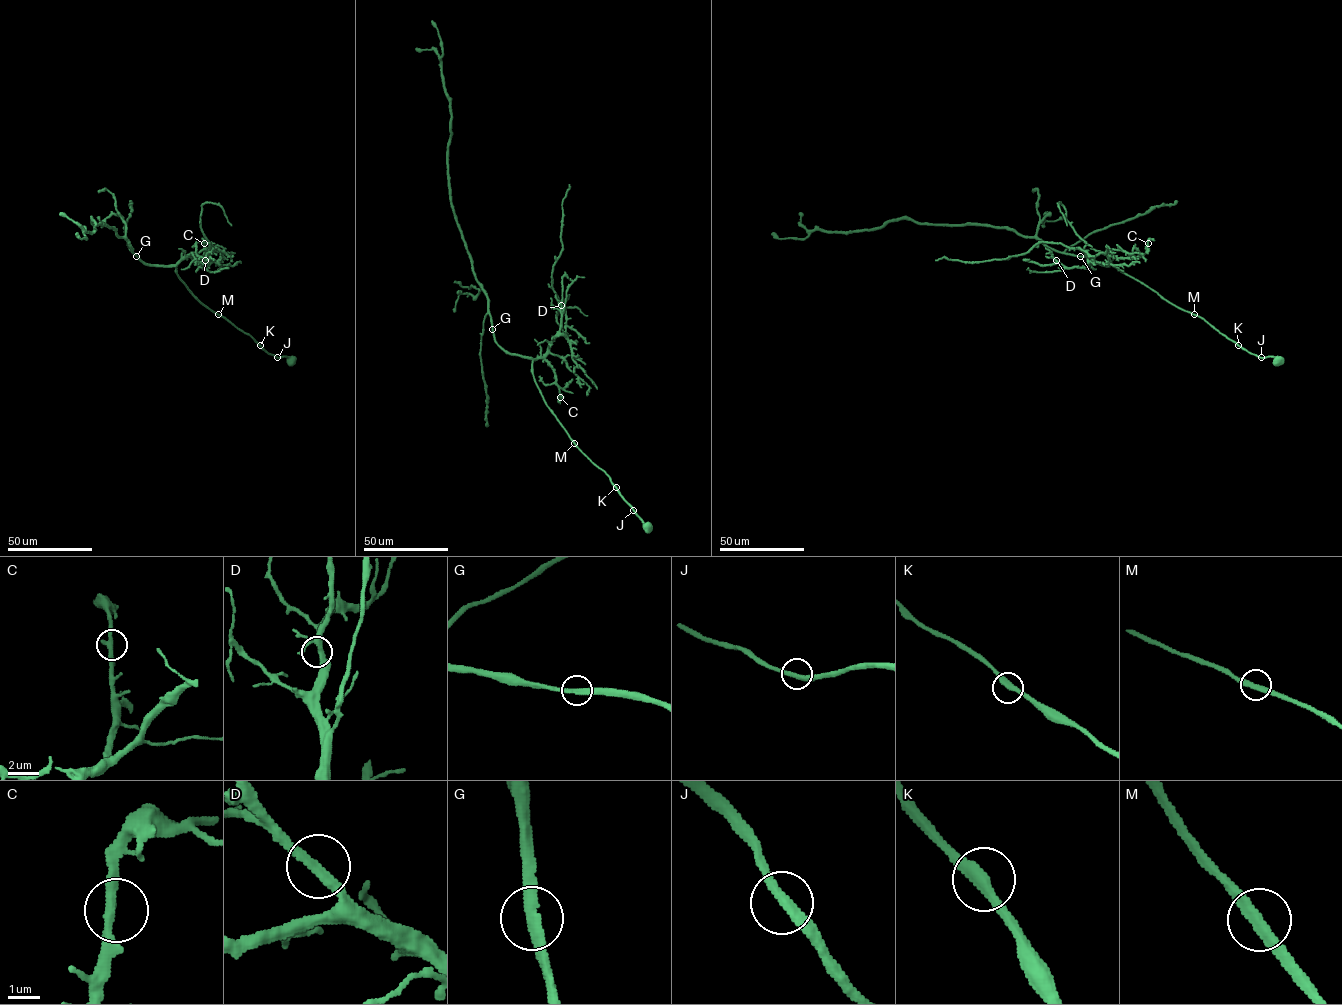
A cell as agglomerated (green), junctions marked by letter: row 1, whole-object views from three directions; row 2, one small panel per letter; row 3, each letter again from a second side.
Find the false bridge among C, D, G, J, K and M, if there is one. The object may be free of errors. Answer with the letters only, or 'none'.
none

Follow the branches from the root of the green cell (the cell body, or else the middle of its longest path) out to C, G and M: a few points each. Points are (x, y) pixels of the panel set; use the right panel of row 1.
C: (1277, 360), (1248, 352), (1202, 318), (1172, 304), (1111, 264), (1110, 256), (1141, 257), (1148, 243)
G: (1277, 360), (1248, 352), (1202, 318), (1172, 304), (1111, 265), (1100, 265), (1080, 256)
M: (1277, 360), (1248, 352), (1194, 314)

